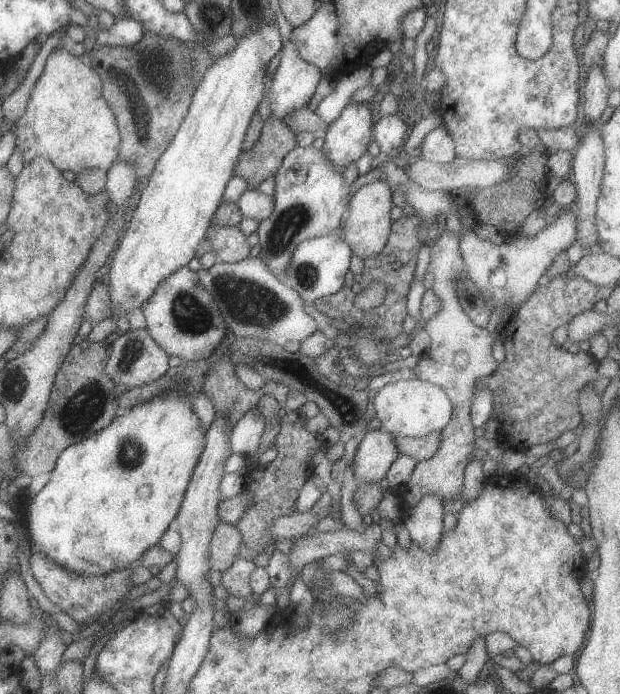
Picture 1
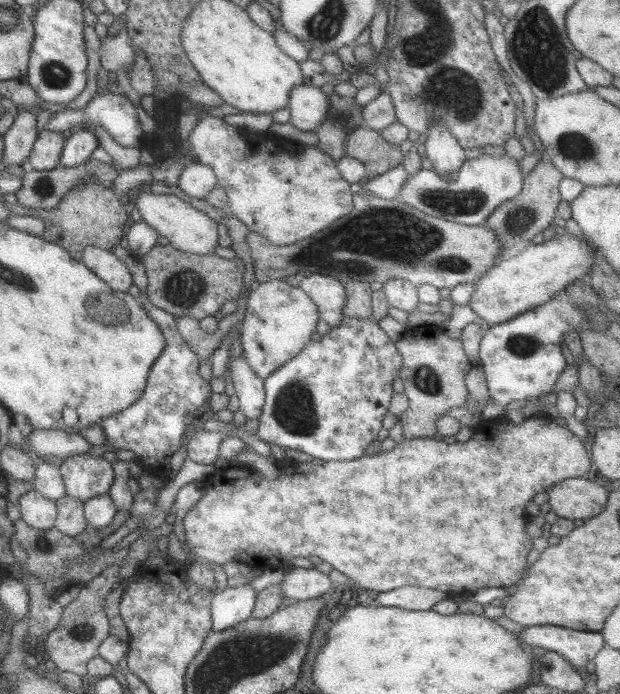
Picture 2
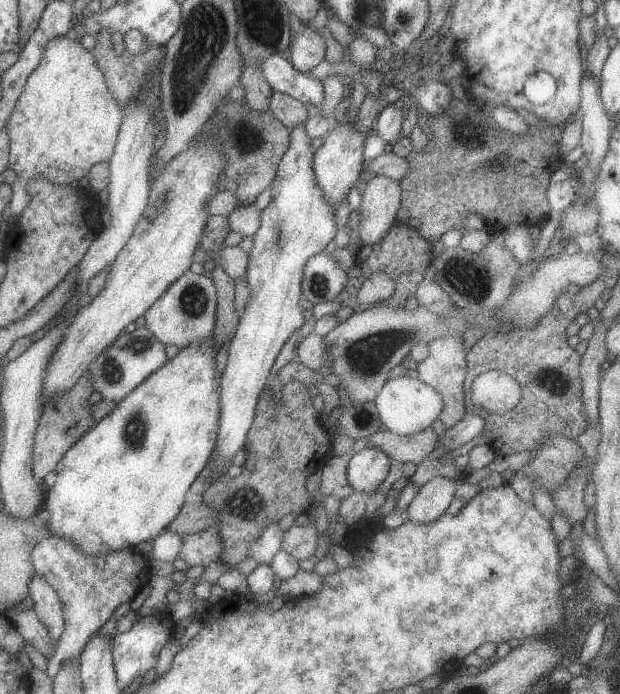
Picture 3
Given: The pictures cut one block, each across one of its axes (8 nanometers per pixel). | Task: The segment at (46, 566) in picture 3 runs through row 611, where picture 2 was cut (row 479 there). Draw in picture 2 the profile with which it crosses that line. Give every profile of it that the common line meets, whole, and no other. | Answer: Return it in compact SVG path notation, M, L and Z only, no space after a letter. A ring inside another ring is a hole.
M90 453L64 459L59 468L64 479L66 495L86 502L94 496L109 494L108 490L114 482L112 463L102 455L92 456Z

